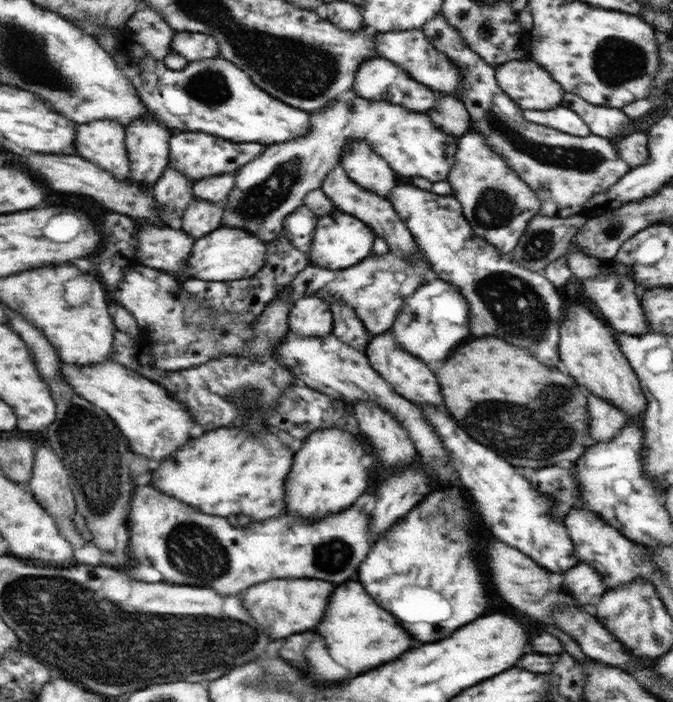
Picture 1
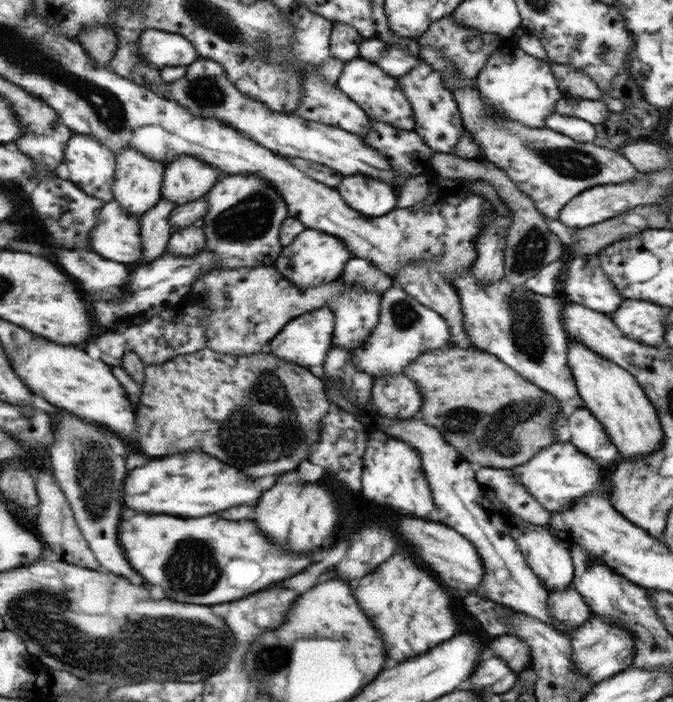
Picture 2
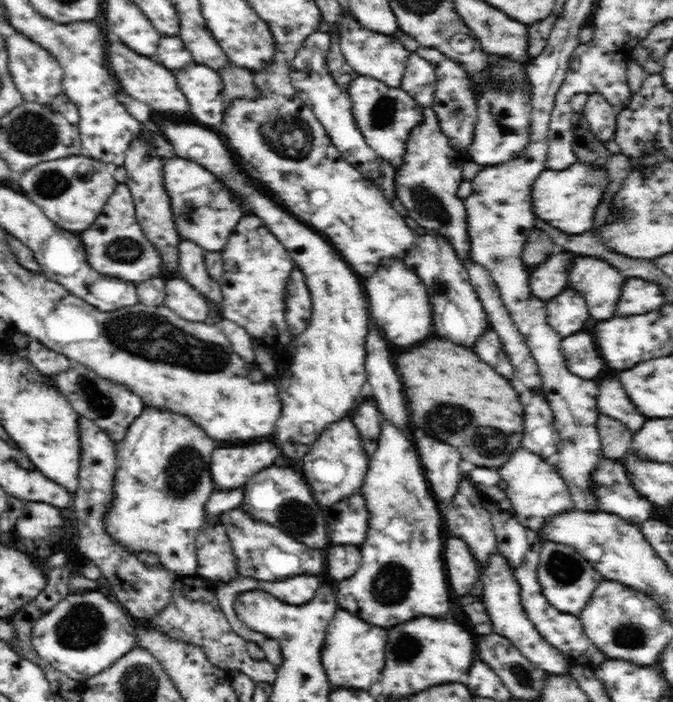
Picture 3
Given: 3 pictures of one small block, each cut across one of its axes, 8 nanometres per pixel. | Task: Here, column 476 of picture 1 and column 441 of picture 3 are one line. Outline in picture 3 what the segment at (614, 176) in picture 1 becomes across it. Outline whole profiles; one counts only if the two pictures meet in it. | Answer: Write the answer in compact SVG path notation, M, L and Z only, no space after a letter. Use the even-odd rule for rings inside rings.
M418 47L415 52L434 67L435 90L431 109L438 119L440 130L448 137L450 146L465 155L473 141L477 121L476 99L473 90L470 89L467 69L446 58L446 55L442 55L434 47Z

